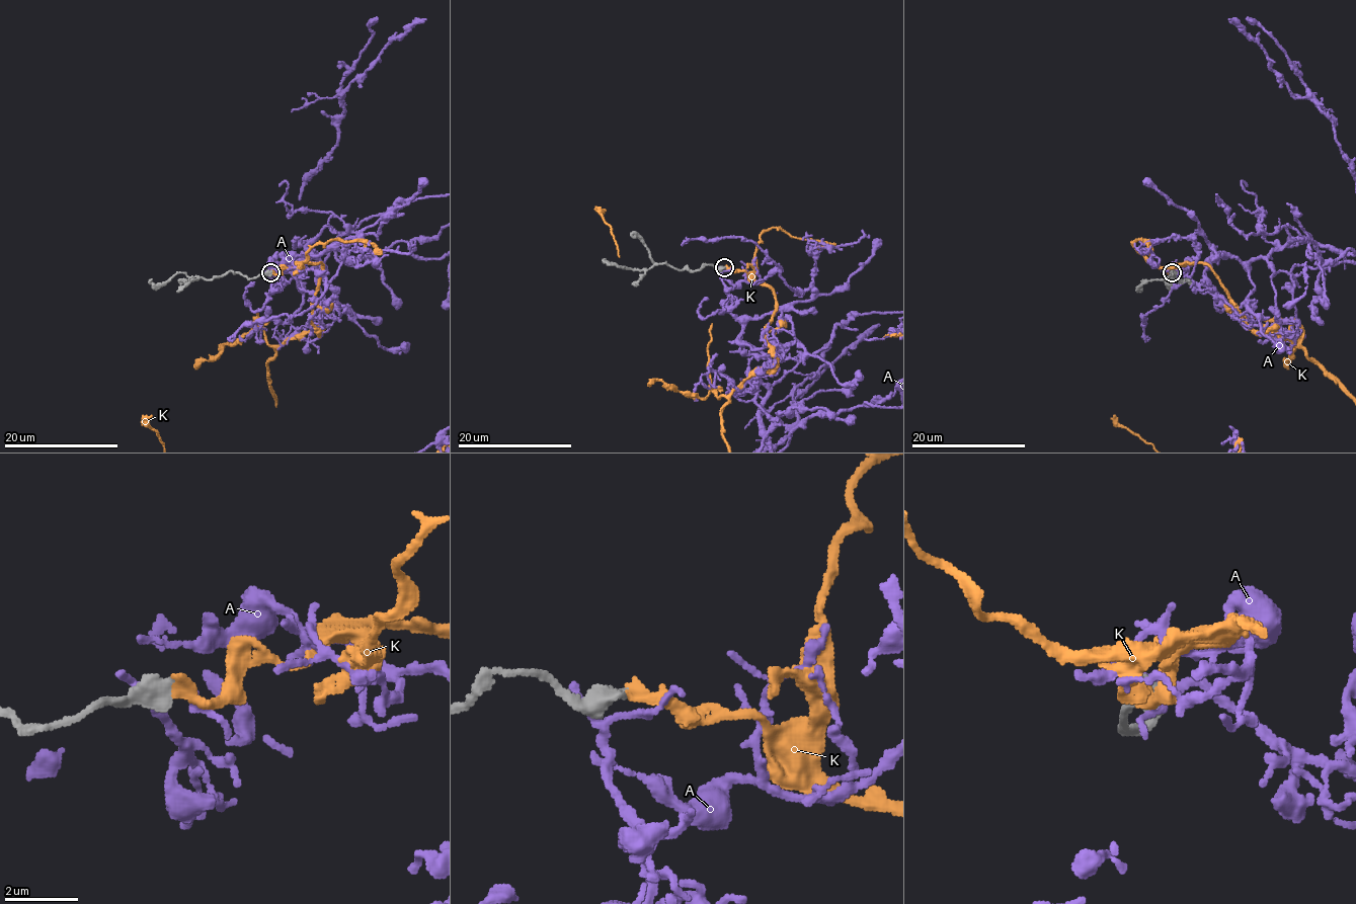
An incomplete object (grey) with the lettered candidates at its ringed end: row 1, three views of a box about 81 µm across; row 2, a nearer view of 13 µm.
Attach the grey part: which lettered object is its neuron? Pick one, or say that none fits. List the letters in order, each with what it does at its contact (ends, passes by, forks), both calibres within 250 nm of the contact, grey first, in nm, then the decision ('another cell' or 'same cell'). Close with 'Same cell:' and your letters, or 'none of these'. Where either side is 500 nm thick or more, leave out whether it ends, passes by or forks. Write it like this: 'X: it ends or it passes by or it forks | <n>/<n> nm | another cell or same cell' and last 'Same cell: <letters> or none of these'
A: 600/240 nm | another cell
K: 500/320 nm | same cell
Same cell: K

